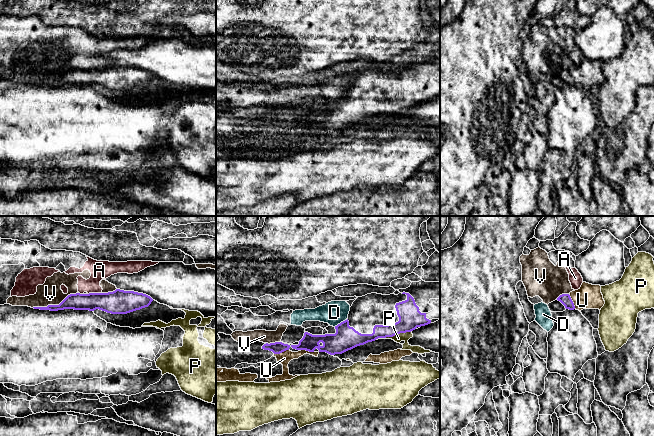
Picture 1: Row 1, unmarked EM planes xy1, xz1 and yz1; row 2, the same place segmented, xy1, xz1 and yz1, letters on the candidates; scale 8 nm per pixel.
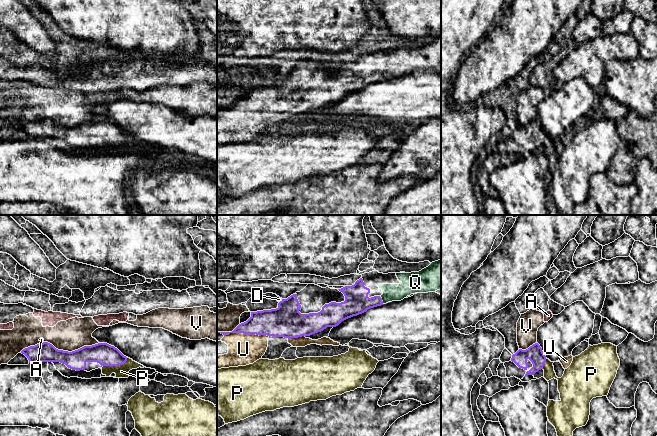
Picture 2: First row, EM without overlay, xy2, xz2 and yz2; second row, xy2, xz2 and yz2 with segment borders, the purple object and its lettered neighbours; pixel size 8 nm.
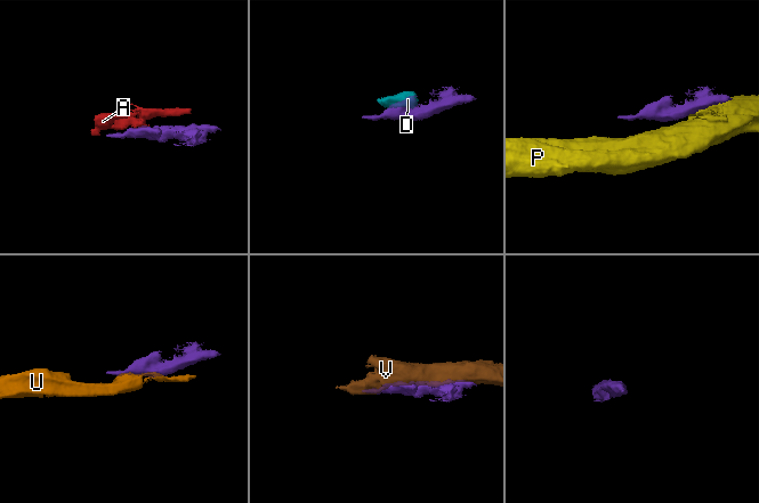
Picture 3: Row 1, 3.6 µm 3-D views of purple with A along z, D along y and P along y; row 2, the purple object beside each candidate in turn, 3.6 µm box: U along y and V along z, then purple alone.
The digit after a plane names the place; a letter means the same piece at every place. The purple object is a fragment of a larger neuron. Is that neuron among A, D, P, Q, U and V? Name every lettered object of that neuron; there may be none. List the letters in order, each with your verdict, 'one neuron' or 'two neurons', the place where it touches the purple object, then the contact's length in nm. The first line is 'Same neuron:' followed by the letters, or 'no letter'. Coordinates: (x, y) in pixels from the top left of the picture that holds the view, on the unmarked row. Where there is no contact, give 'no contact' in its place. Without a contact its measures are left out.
Same neuron: Q, U
A: two neurons; meets purple in xy1 at (94, 69); contact 110 nm long
D: two neurons; meets purple in xz1 at (341, 98); contact 130 nm long
P: two neurons; meets purple in xz1 at (393, 111); contact 300 nm long
Q: one neuron; meets purple in xz2 at (381, 76); contact 70 nm long
U: one neuron; meets purple in xz2 at (246, 109); contact 360 nm long
V: two neurons; meets purple in xy2 at (59, 126); contact 650 nm long

